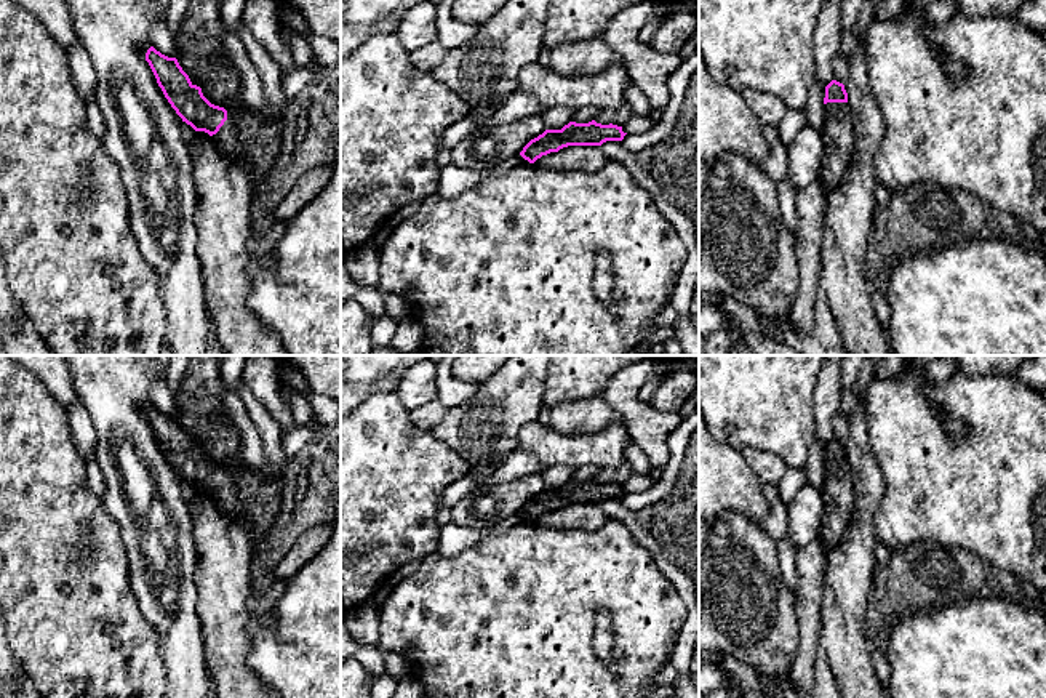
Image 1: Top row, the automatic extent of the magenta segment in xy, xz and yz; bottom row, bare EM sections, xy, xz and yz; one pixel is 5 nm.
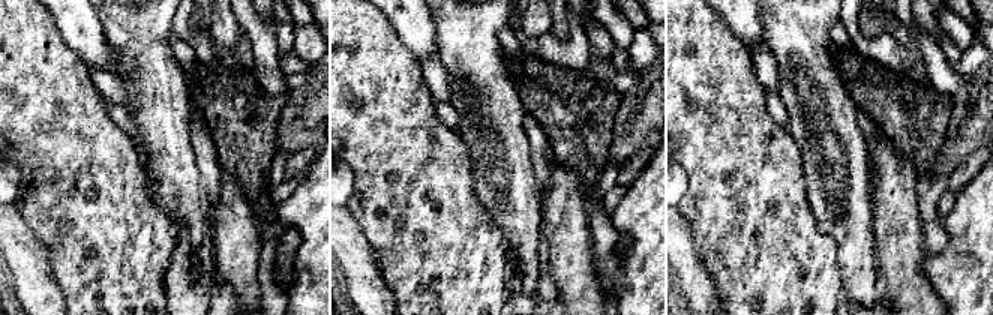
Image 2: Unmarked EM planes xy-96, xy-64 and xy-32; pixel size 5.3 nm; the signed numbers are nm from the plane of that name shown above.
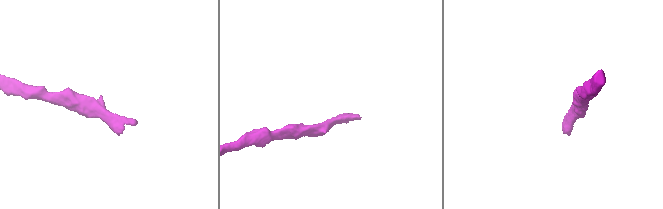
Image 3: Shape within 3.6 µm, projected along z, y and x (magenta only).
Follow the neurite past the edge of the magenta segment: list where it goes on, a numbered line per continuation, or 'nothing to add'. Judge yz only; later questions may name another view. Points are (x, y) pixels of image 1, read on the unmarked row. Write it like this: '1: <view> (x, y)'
1: yz (838, 484)

